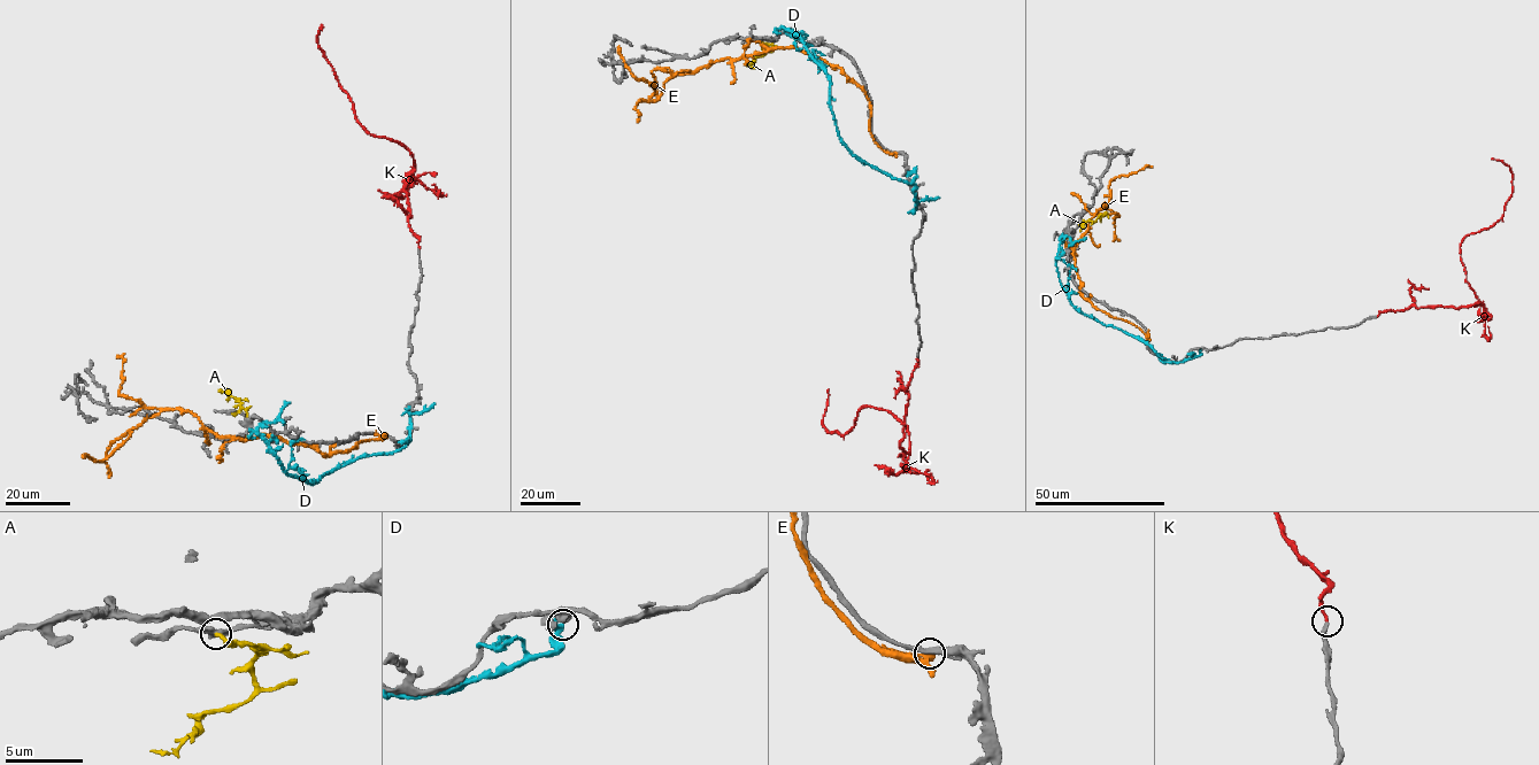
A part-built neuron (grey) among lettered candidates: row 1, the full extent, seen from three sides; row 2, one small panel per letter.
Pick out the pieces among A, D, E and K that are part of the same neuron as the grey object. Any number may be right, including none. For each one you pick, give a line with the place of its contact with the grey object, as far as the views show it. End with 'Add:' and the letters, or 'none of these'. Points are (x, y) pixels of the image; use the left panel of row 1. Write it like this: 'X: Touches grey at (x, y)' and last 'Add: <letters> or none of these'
K: Touches grey at (420, 247)
Add: K

